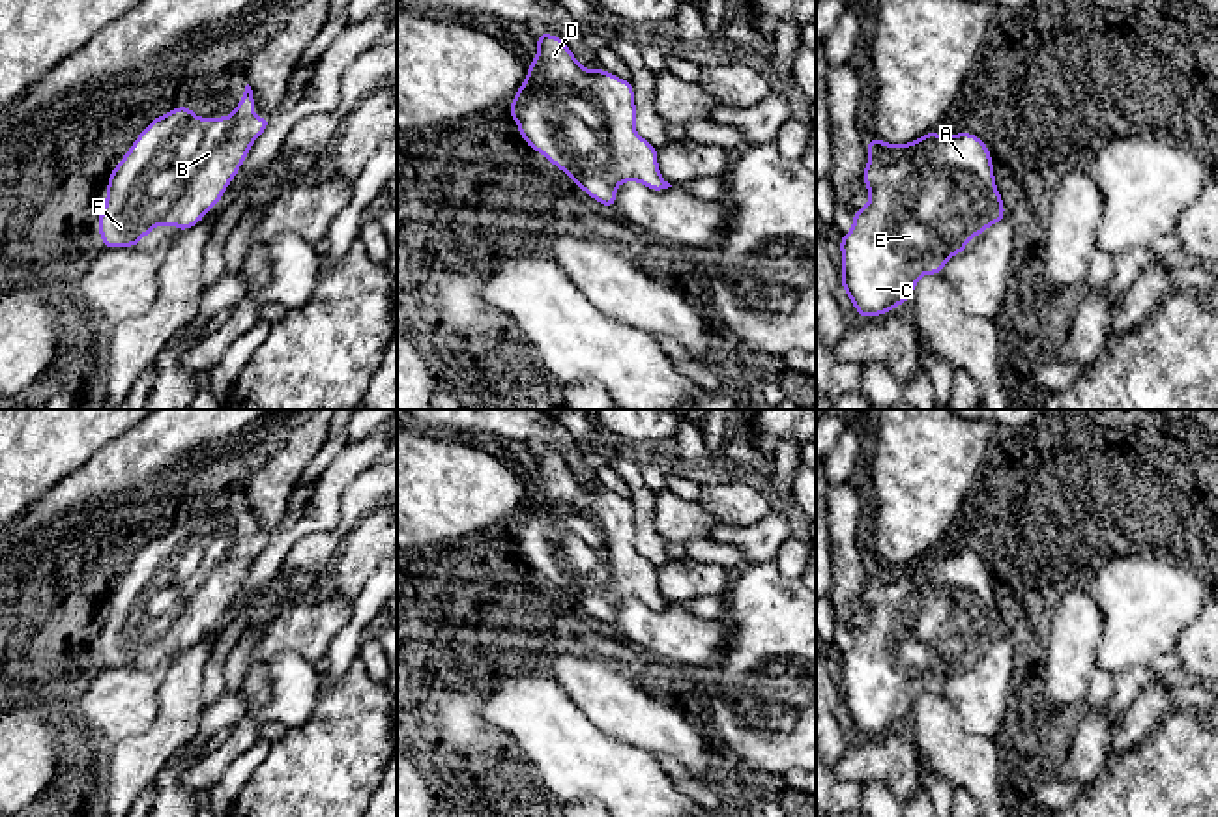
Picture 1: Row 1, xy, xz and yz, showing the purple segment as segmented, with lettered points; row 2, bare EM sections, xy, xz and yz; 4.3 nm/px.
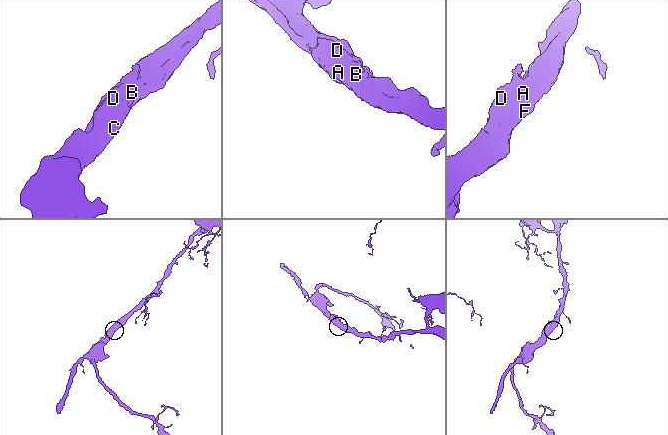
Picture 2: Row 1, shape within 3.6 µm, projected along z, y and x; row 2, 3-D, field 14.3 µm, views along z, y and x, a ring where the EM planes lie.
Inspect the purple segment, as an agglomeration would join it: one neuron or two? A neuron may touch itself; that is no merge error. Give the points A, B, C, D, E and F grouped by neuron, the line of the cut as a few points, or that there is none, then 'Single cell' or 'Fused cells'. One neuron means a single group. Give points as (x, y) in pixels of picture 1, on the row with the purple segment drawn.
Groups: A B C D E F. No split. Single cell

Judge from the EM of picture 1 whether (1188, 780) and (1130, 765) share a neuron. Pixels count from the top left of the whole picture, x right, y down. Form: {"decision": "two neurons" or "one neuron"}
{"decision": "one neuron"}

